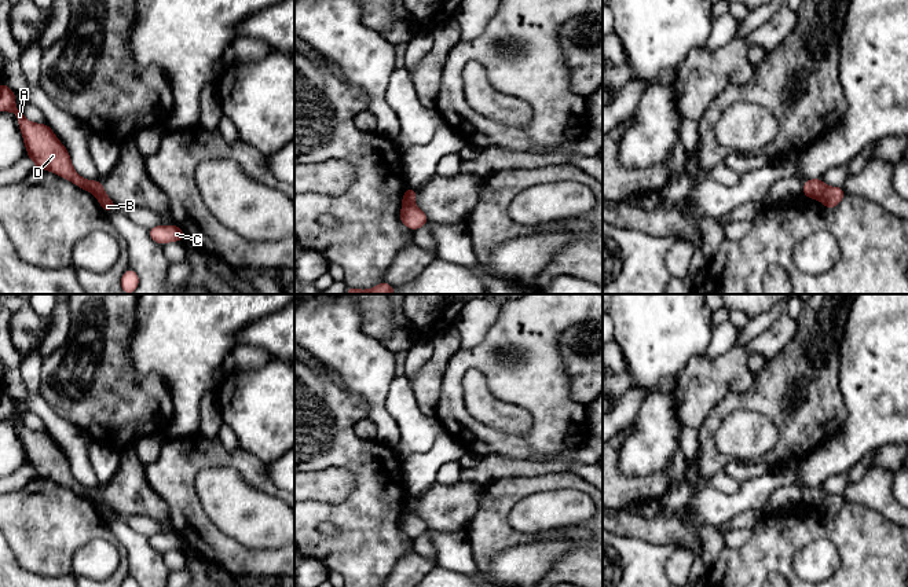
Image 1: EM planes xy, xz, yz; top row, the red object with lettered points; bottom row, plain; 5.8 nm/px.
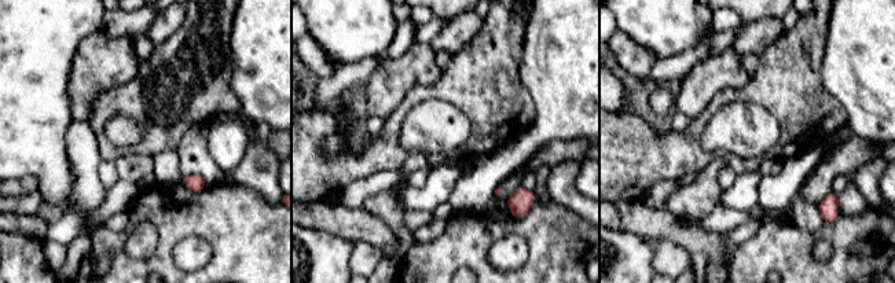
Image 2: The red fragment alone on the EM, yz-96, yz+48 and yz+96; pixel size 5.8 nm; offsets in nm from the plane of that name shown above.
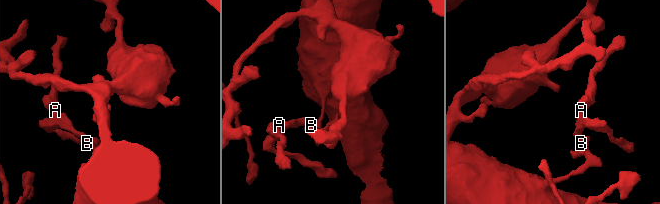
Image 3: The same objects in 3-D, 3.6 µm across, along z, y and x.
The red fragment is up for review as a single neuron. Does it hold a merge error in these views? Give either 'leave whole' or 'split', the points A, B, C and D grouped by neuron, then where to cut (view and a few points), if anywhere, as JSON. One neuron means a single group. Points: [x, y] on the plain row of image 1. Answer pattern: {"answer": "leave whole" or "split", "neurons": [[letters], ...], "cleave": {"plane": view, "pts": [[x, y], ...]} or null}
{"answer": "split", "neurons": [["A", "D"], ["B", "C"]], "cleave": {"plane": "yz", "pts": [[826, 494], [819, 506]]}}

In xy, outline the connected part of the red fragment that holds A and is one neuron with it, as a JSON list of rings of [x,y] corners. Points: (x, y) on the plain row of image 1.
[[[4,390],[0,392],[0,419],[12,419],[17,423],[28,465],[36,476],[54,480],[94,503],[105,500],[102,488],[85,488],[76,481],[66,455],[47,432],[34,432],[23,425],[23,419],[15,415],[15,401]]]

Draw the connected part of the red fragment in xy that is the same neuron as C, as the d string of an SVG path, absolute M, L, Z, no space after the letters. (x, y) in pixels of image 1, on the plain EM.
M175 532L155 533L149 538L149 543L154 550L160 553L173 550L173 549L182 550L184 544L183 539Z

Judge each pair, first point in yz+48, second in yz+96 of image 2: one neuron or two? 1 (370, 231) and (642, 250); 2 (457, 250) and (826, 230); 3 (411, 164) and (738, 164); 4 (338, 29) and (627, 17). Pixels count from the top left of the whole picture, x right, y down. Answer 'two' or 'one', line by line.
1: two
2: one
3: two
4: one

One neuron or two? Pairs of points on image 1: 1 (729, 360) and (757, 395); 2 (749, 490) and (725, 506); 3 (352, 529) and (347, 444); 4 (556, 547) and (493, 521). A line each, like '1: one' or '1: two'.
1: two
2: one
3: one
4: two

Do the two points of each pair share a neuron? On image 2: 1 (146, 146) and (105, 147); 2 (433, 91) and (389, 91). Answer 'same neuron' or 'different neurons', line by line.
1: same neuron
2: different neurons

